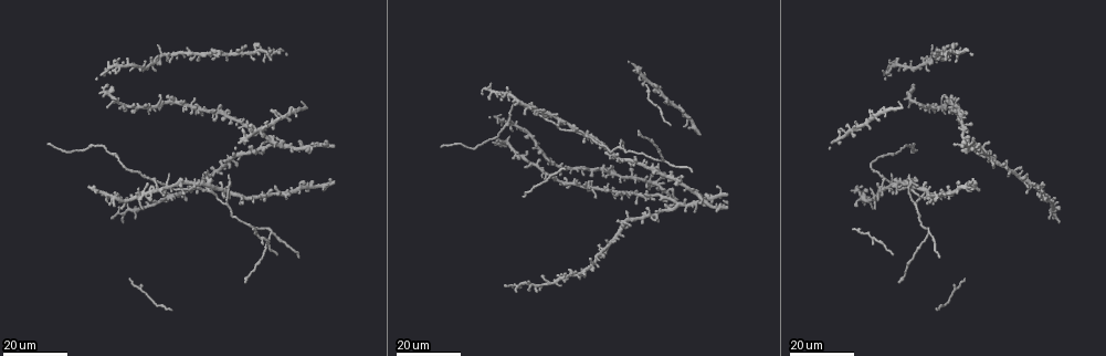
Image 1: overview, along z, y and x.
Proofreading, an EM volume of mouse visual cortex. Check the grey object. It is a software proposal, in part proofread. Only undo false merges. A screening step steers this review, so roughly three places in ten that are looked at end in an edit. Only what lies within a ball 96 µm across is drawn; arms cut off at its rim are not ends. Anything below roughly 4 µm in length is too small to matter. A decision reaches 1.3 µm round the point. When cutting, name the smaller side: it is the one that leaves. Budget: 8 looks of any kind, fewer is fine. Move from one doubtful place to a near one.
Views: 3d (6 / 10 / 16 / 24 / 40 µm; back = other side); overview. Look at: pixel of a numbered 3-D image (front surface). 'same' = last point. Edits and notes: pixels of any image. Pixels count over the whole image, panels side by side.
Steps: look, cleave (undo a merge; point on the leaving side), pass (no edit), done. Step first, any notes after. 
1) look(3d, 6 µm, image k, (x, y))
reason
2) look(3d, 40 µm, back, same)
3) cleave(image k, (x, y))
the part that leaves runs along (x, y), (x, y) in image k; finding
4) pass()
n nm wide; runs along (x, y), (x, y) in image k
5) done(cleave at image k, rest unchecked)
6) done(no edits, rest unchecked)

look(3d, 16 µm, image 1, (229, 205))
arms part here

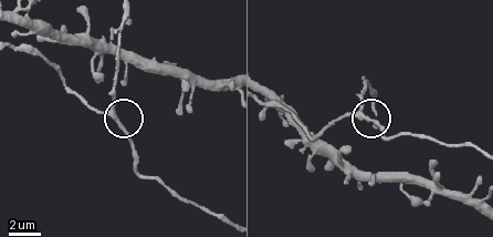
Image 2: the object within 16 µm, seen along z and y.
look(3d, 10 µm, image 2, (112, 110))

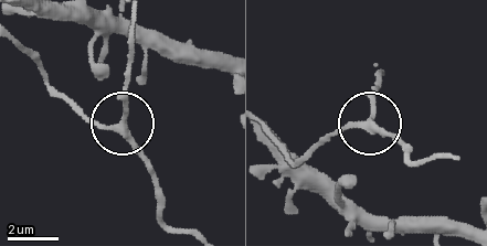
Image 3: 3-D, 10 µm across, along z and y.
look(3d, 6 µm, image 3, (369, 120))

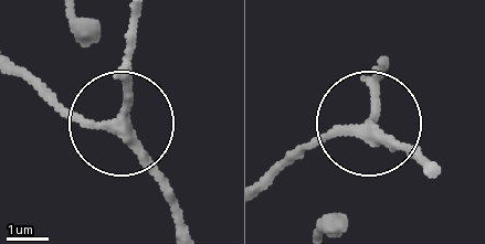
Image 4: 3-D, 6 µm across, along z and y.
pass()
3 arms; runs along (263, 179), (327, 137), (366, 126), (379, 73) in image 4; one neuron here

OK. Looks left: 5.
look(3d, 16 µm, image 1, (181, 190))
four-way junction

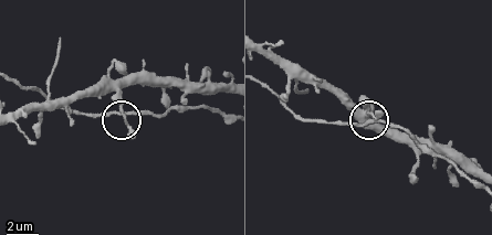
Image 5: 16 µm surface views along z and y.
look(3d, 6 µm, image 5, (369, 121))
zoom in

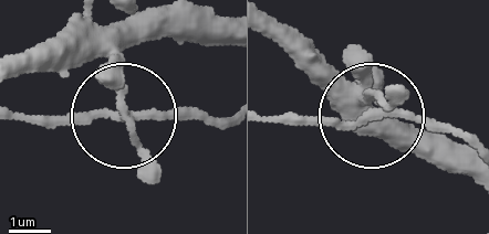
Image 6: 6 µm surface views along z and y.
pass()
190 nm wide; one neuron here

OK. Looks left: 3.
look(3d, 24 µm, image 1, (956, 291))
three arms meet

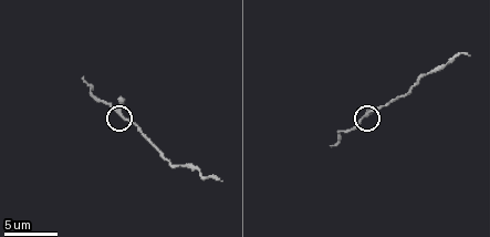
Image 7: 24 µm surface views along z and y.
look(3d, 10 µm, image 7, (364, 117))
closer look

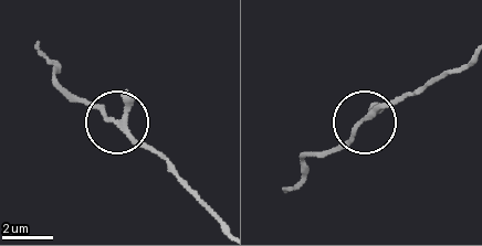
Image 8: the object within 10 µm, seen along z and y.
pass()
3 arms; continuous, no second neuron

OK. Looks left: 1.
done(no edits, rest unchecked)

